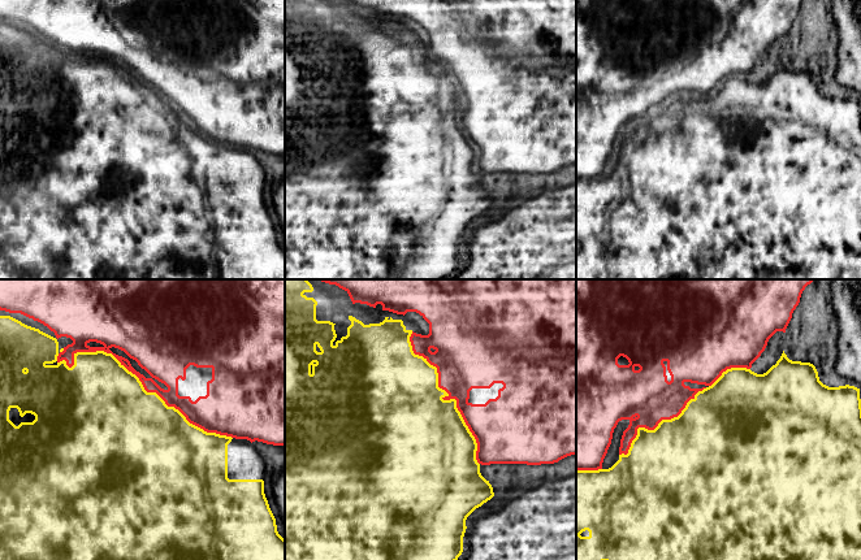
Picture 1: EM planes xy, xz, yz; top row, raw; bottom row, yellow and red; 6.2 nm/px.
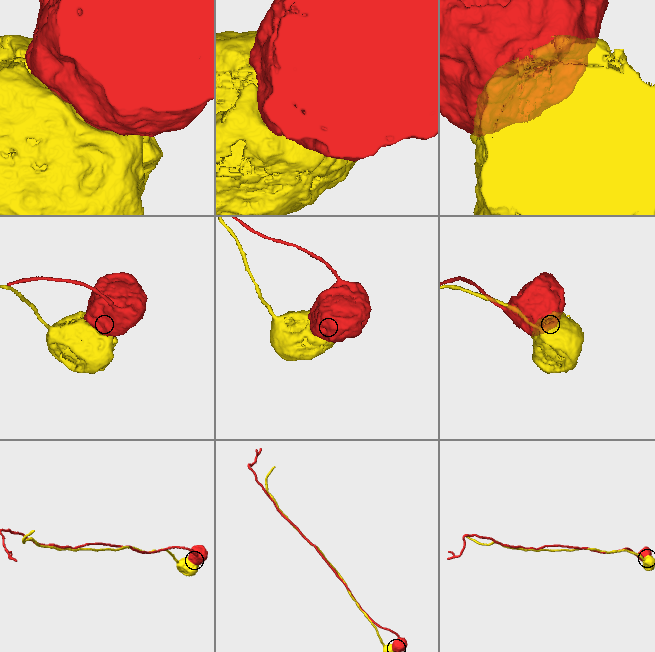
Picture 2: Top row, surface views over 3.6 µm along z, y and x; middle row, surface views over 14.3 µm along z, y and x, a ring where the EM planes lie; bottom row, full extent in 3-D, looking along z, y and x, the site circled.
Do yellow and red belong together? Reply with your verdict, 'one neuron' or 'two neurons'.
two neurons

